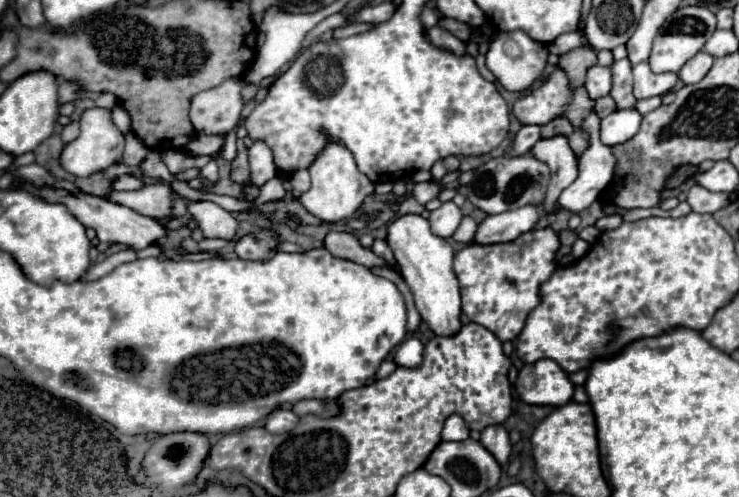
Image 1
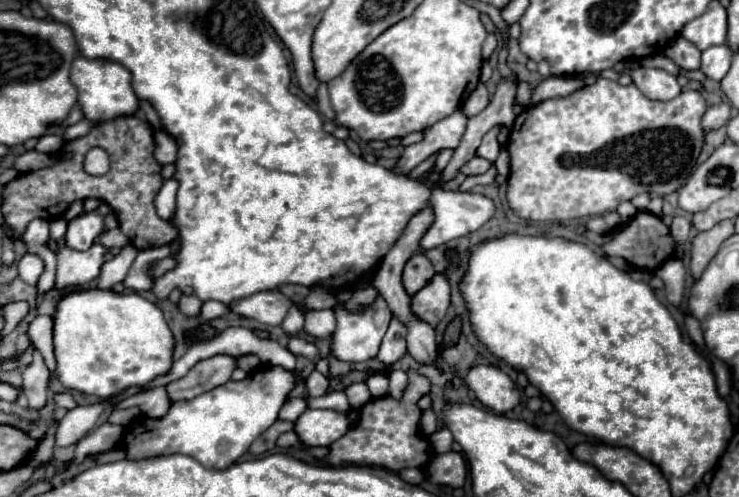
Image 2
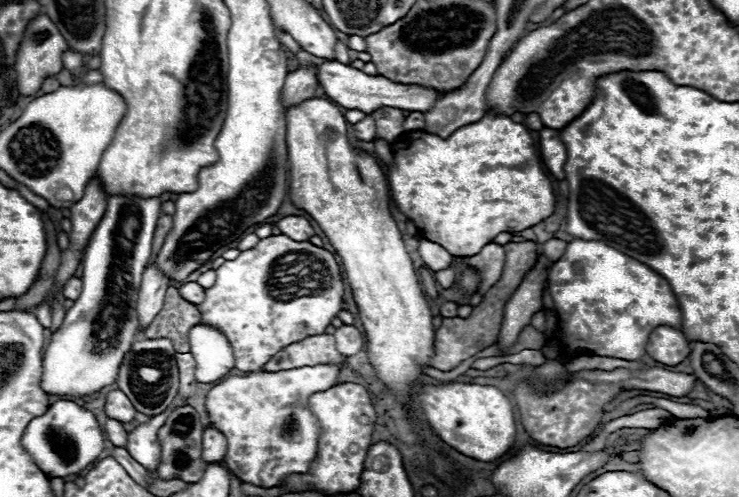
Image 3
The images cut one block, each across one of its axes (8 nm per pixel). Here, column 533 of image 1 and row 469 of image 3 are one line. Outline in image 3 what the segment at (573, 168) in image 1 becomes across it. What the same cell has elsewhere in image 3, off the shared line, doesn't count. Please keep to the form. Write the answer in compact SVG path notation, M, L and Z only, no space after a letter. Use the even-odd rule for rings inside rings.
M168 408L166 412L154 416L148 424L138 424L132 432L128 432L128 444L126 444L126 450L130 452L130 456L136 460L136 462L142 462L142 466L146 466L146 470L154 472L160 464L160 442L158 442L158 428L166 422L168 414L172 410Z

